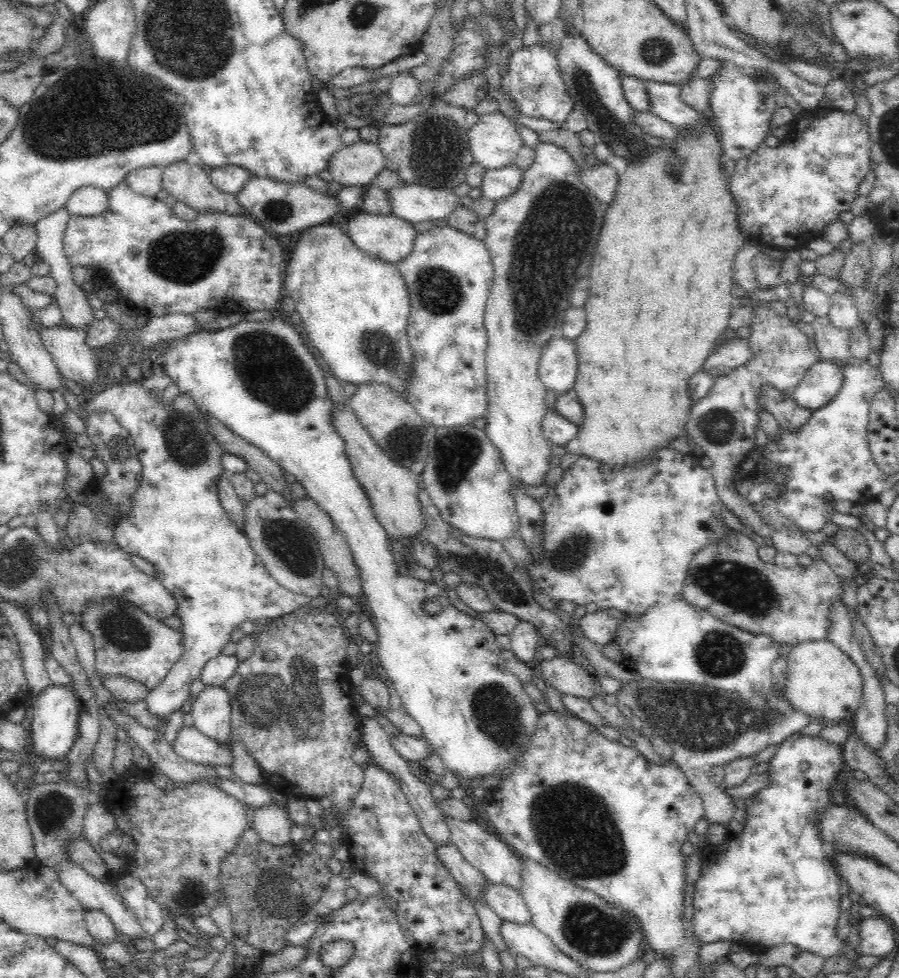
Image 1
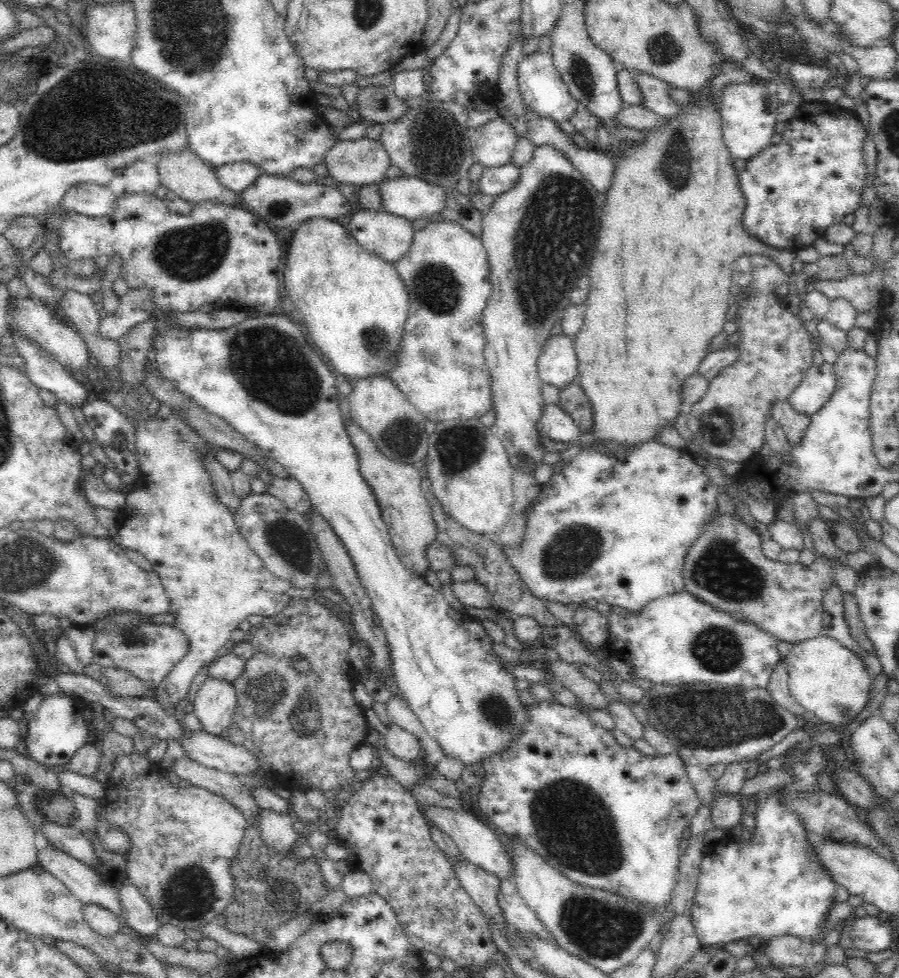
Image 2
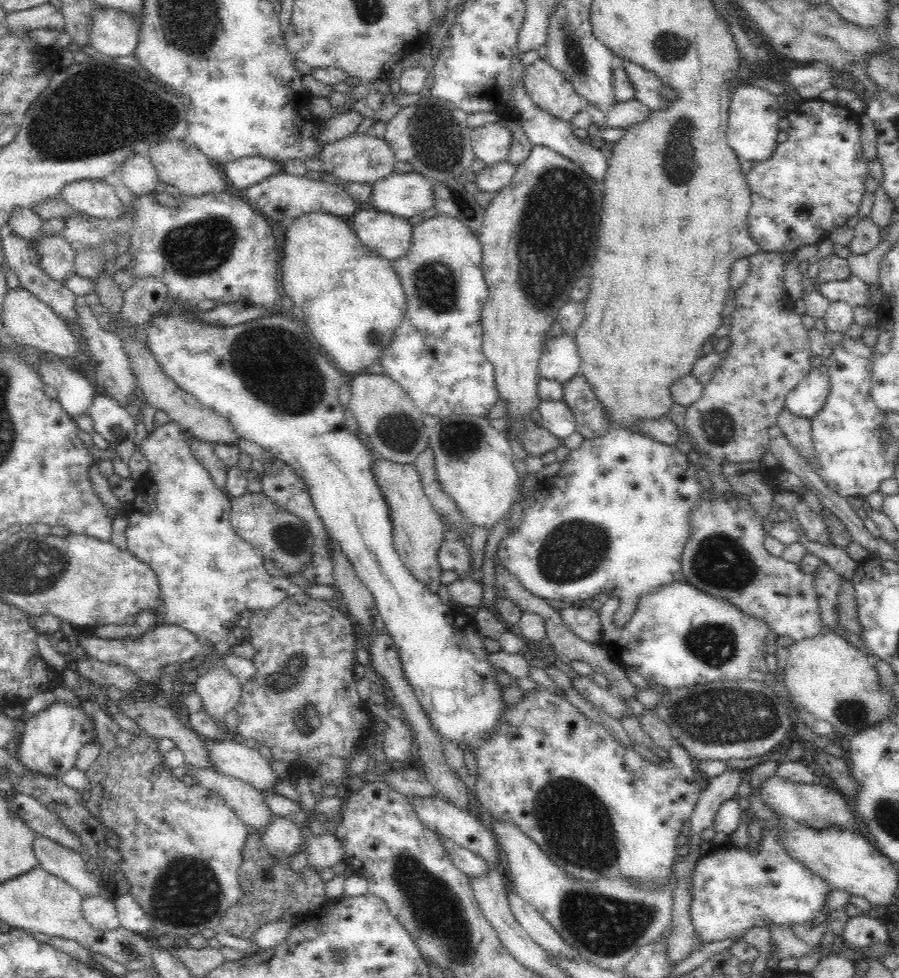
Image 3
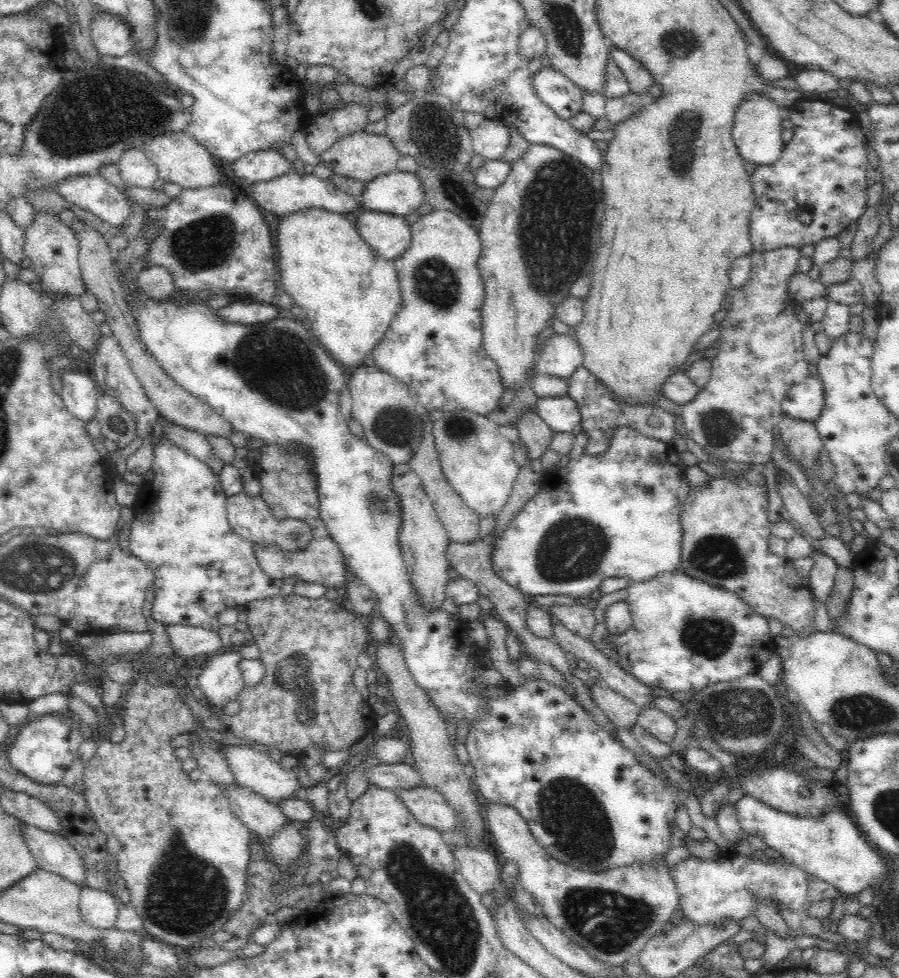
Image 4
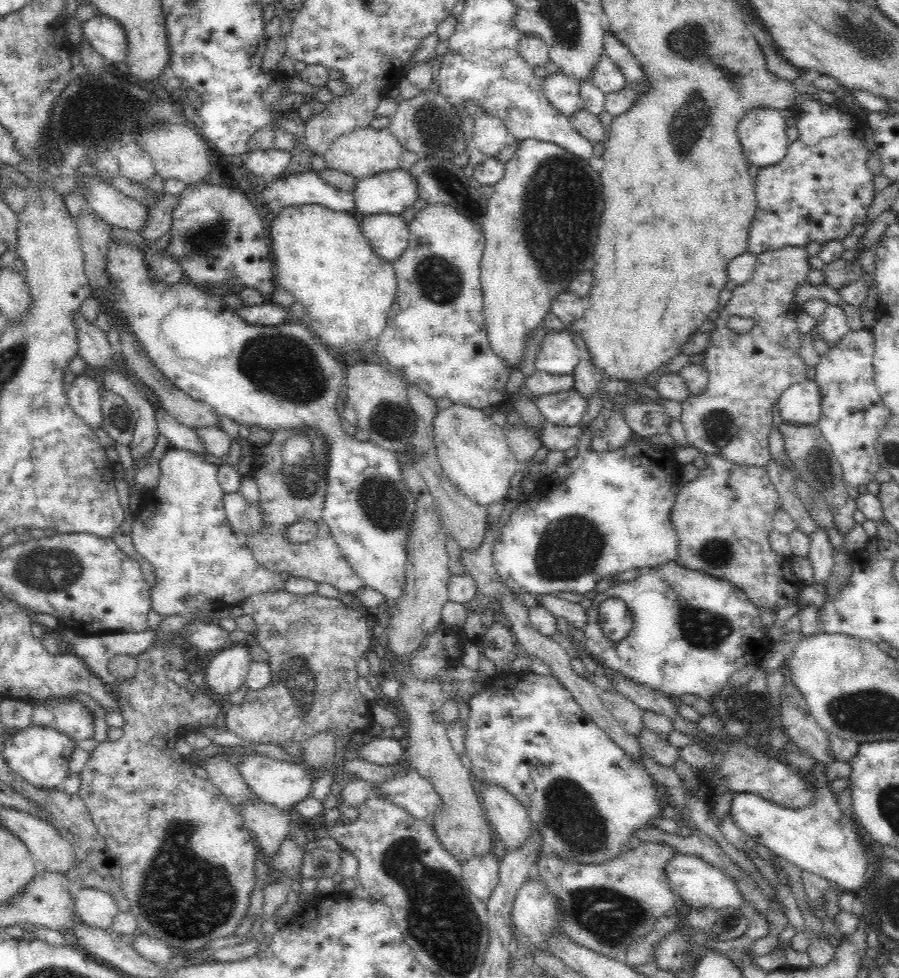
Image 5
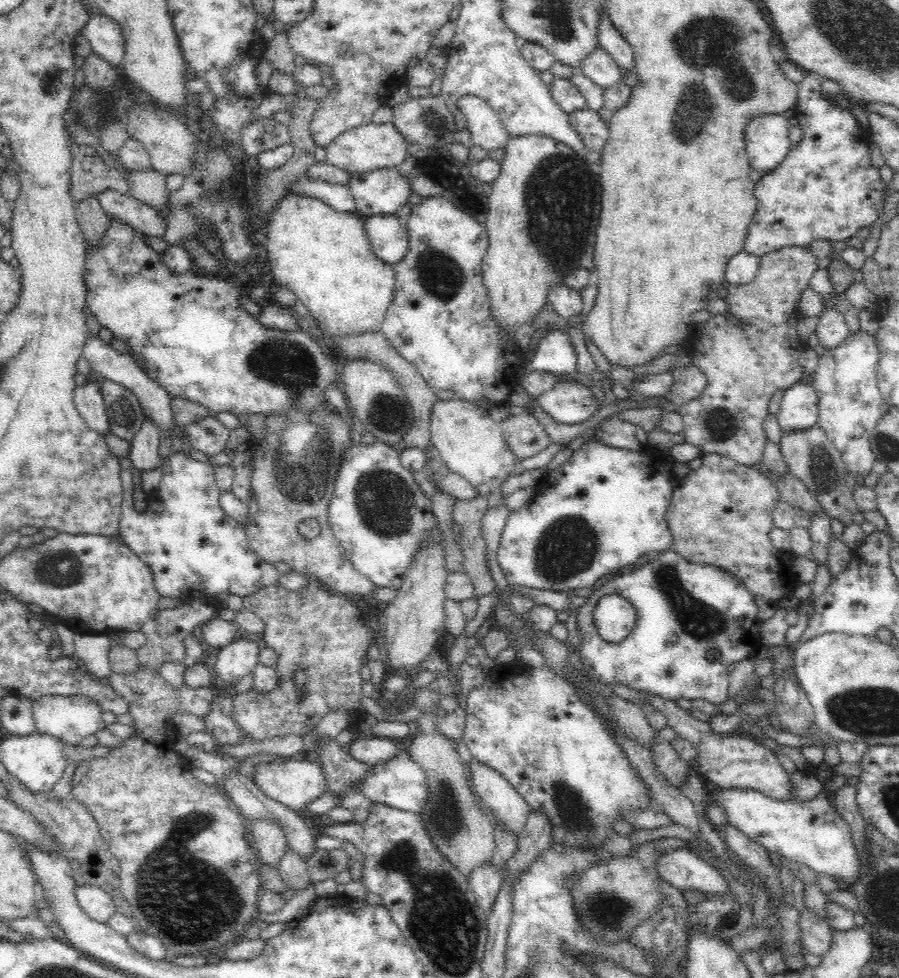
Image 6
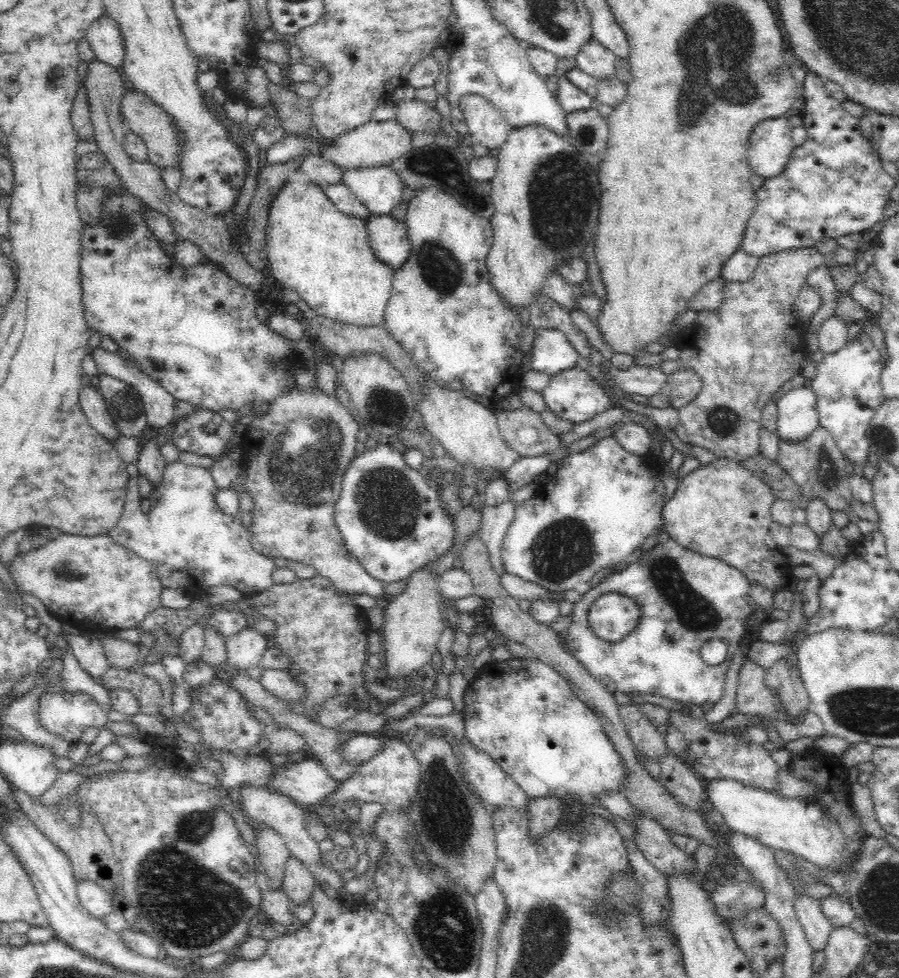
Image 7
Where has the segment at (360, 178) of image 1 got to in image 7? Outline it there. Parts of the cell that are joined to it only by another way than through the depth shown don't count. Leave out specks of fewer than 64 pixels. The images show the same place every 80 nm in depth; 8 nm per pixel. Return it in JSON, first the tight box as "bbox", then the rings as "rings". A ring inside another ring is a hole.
{"bbox":[323,120,412,170],"rings":[[[395,120],[370,121],[341,134],[327,145],[323,157],[343,170],[386,166],[398,160],[411,147],[412,135]]]}

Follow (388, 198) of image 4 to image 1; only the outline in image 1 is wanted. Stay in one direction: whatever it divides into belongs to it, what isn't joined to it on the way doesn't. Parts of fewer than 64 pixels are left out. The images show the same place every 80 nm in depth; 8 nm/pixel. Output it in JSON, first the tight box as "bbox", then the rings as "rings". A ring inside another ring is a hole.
{"bbox":[387,183,462,225],"rings":[[[412,183],[400,184],[387,191],[393,214],[415,225],[430,221],[445,223],[462,204],[454,191]]]}

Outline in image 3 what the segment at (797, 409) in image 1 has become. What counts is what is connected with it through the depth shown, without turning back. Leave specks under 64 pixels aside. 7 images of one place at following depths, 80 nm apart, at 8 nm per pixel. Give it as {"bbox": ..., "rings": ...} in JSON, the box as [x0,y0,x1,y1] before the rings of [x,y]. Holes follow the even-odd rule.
{"bbox":[776,406,813,461],"rings":[[[784,406],[778,413],[776,424],[784,431],[788,442],[804,459],[810,461],[813,458],[810,449],[811,419],[792,414]]]}

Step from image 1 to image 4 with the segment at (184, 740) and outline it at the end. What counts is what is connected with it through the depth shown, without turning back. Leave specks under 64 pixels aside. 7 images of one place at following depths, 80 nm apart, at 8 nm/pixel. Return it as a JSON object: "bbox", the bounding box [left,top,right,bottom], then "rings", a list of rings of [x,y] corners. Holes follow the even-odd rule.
{"bbox":[218,743,300,803],"rings":[[[224,743],[218,752],[221,752],[226,757],[226,763],[230,767],[230,773],[232,773],[235,782],[250,788],[250,790],[263,796],[270,802],[274,803],[278,802],[278,800],[294,798],[294,792],[300,788],[296,771],[282,769],[279,762],[274,761],[269,755],[260,753],[252,747],[234,746]]]}

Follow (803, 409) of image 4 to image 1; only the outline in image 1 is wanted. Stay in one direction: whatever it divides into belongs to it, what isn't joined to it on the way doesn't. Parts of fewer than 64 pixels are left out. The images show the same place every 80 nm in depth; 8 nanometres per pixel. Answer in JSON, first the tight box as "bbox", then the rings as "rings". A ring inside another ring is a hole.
{"bbox":[792,360,843,411],"rings":[[[819,360],[792,390],[794,400],[802,408],[814,411],[828,404],[838,394],[843,378],[841,364]]]}

